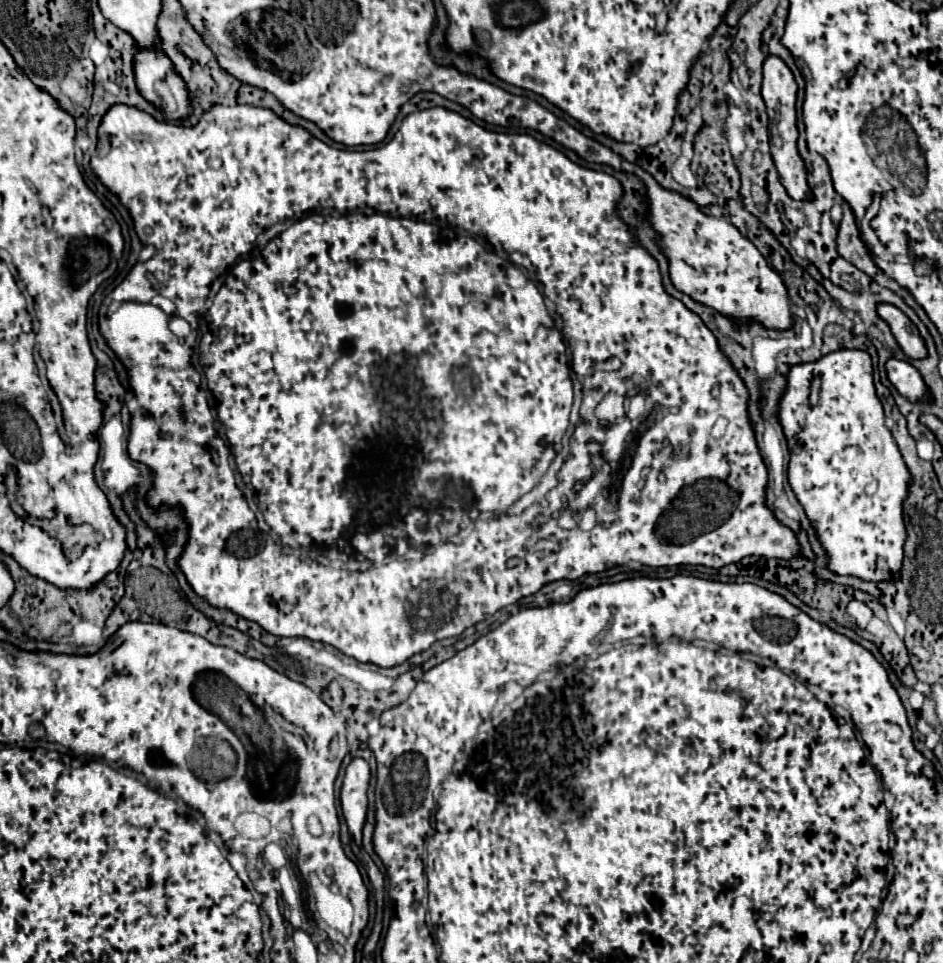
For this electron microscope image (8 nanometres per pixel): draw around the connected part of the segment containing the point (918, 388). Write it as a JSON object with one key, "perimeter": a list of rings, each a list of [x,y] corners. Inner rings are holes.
{"perimeter":[[[892,358],[886,362],[886,372],[890,382],[900,392],[900,396],[904,396],[910,402],[926,400],[926,382],[910,362]]]}

